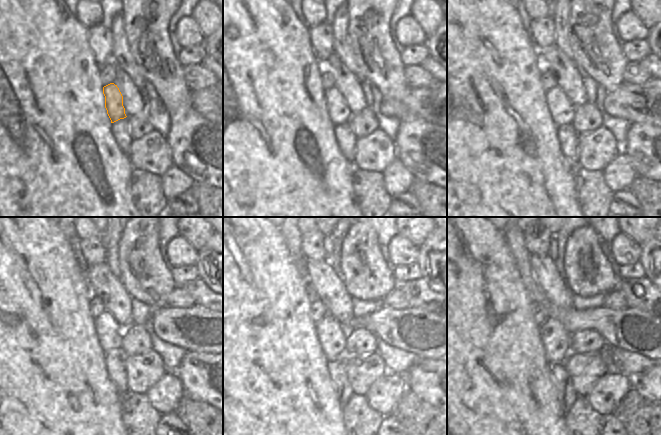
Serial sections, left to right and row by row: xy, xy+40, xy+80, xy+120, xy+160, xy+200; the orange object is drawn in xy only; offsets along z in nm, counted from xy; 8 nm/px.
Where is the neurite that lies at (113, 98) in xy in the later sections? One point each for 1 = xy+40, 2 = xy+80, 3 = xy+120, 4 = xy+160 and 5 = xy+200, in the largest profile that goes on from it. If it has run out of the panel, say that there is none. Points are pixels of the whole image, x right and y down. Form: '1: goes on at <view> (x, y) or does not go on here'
1: goes on at xy+40 (338, 111)
2: goes on at xy+80 (562, 111)
3: goes on at xy+120 (109, 333)
4: goes on at xy+160 (332, 335)
5: goes on at xy+200 (556, 341)

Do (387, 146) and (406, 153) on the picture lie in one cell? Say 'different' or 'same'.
different

